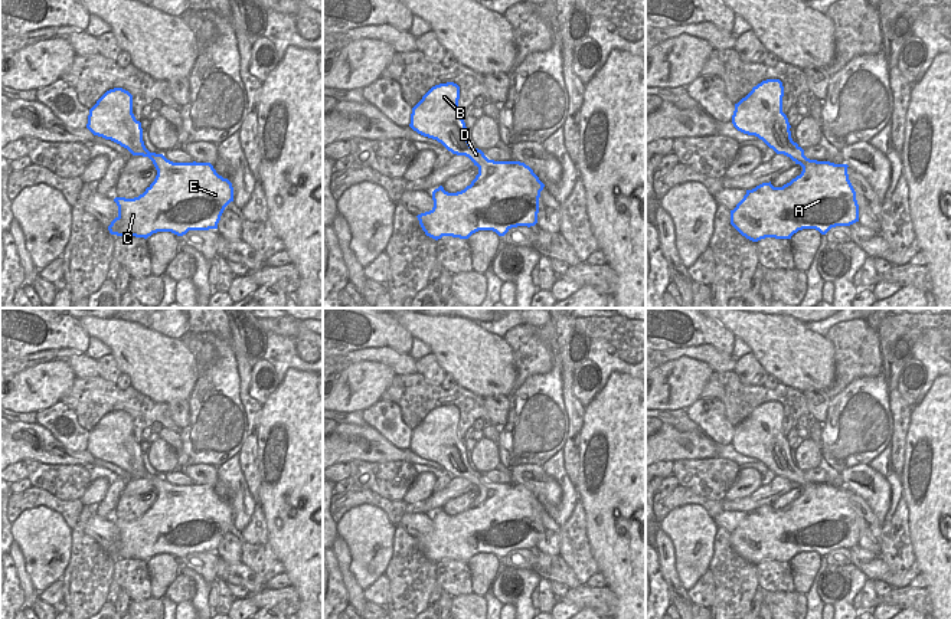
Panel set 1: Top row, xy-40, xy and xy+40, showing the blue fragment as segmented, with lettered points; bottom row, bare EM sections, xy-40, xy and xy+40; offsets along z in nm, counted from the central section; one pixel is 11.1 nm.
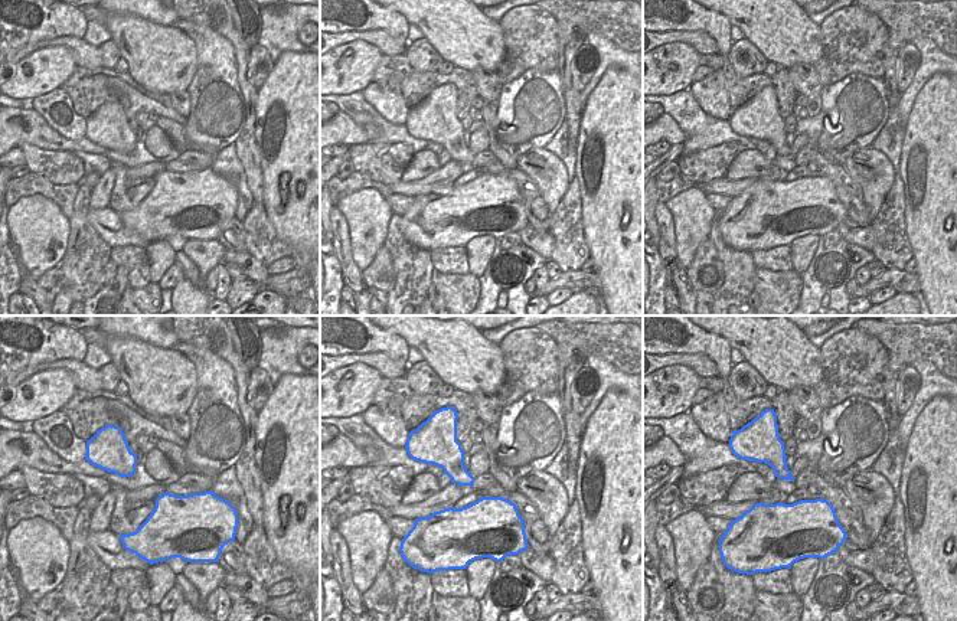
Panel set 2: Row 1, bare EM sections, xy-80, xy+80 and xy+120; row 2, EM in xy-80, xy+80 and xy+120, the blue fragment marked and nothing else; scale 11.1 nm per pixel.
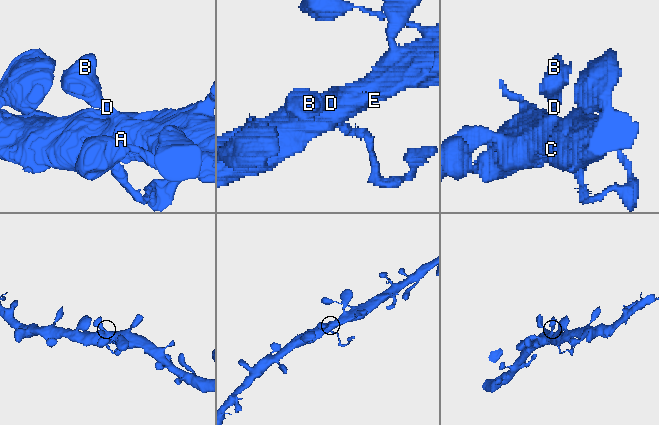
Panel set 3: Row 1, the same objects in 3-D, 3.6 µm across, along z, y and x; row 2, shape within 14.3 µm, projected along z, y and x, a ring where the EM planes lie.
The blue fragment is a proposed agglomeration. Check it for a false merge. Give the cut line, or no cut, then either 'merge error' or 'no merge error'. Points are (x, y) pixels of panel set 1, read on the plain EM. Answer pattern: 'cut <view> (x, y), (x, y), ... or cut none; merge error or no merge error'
cut none; no merge error

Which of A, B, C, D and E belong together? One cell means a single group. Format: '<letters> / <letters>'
A B C D E

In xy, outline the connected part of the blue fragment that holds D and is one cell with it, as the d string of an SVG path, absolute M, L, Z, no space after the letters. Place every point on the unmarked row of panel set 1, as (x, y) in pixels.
M454 405L432 409L412 430L409 449L437 462L448 474L468 479L478 497L464 512L432 514L434 530L418 537L427 559L468 561L478 553L504 559L512 550L537 546L539 520L545 507L520 484L494 484L474 471L467 461L464 440L458 438L460 409Z

